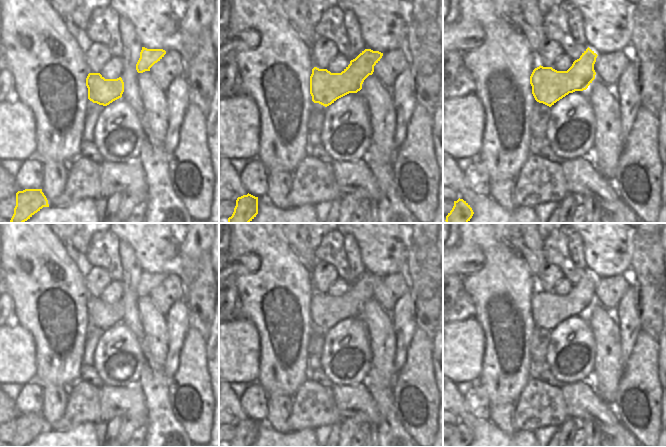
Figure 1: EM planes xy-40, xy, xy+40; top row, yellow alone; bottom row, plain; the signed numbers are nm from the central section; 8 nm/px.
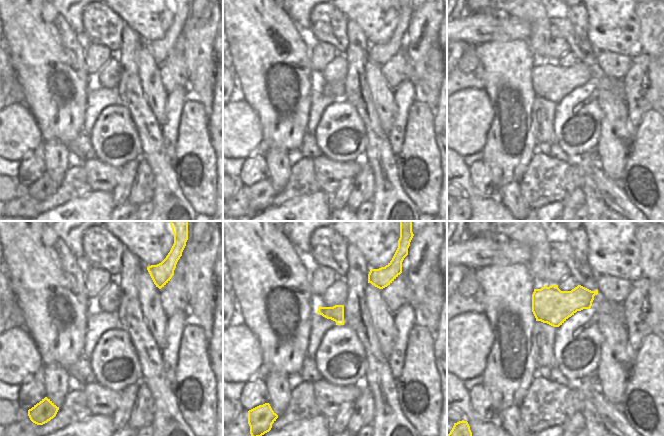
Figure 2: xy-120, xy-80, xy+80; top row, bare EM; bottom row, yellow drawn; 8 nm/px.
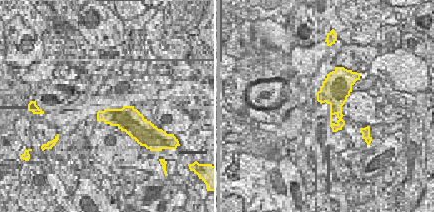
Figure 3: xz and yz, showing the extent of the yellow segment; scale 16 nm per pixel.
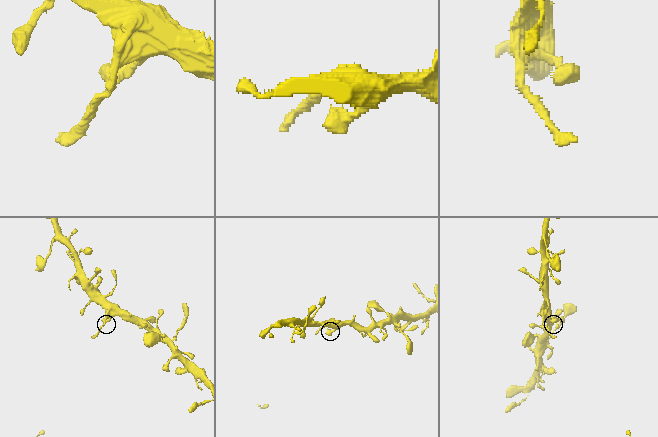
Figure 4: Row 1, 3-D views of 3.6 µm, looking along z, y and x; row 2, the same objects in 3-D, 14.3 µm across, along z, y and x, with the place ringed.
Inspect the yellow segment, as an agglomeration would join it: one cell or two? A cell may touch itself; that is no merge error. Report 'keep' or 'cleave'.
keep

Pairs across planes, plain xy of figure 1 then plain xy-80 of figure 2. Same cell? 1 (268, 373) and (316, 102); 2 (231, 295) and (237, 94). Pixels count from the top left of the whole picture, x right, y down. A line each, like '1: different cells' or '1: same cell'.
1: different cells
2: same cell

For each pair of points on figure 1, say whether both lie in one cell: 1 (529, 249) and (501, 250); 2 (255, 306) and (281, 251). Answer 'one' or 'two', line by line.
1: two
2: one

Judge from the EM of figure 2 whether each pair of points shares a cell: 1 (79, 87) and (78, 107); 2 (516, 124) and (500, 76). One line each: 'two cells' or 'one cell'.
1: one cell
2: one cell

